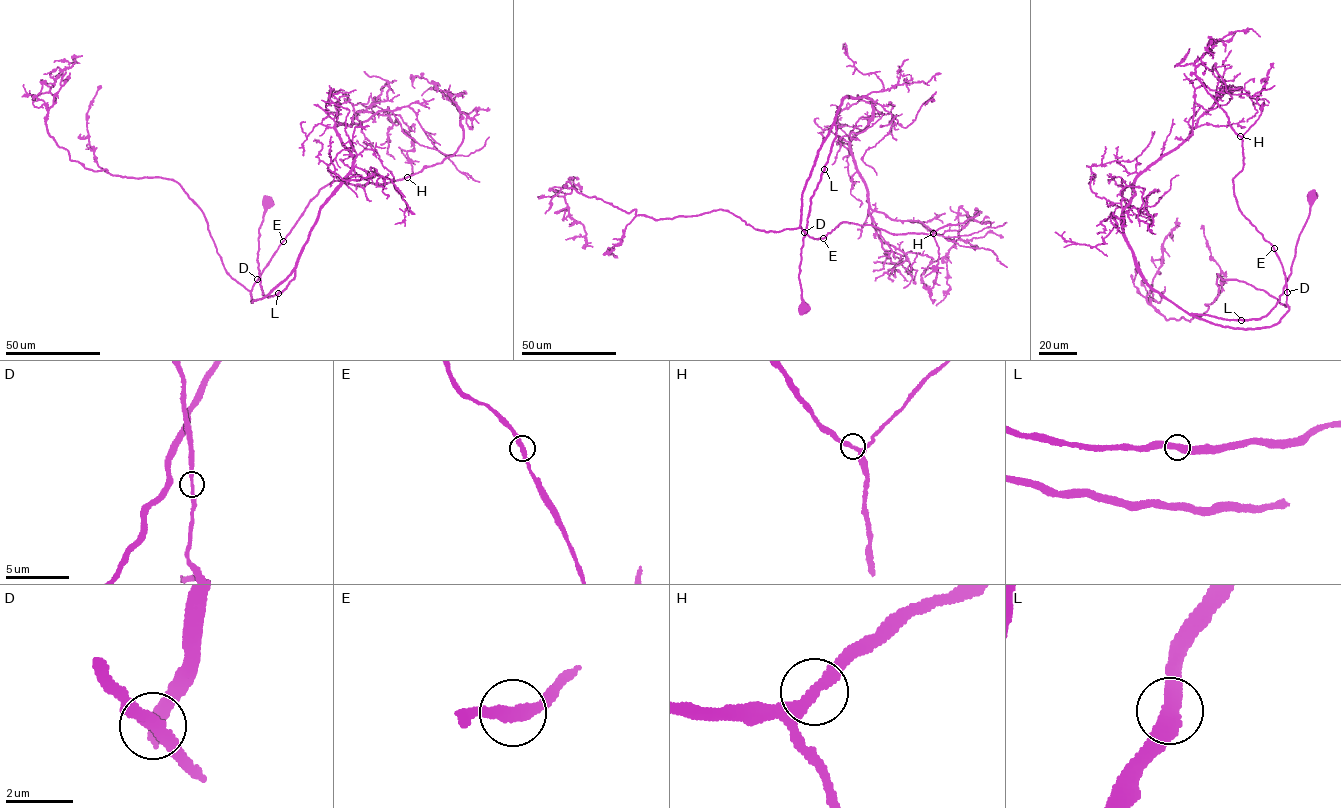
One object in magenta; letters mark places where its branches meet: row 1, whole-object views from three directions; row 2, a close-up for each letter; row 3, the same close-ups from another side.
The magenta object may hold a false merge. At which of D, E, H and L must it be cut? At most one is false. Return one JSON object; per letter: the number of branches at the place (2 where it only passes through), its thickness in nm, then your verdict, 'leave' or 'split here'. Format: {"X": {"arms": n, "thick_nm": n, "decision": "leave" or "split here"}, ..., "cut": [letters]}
{"D": {"arms": 2, "thick_nm": 300, "decision": "leave"}, "E": {"arms": 2, "thick_nm": 320, "decision": "leave"}, "H": {"arms": 2, "thick_nm": 320, "decision": "leave"}, "L": {"arms": 2, "thick_nm": 400, "decision": "leave"}, "cut": []}

